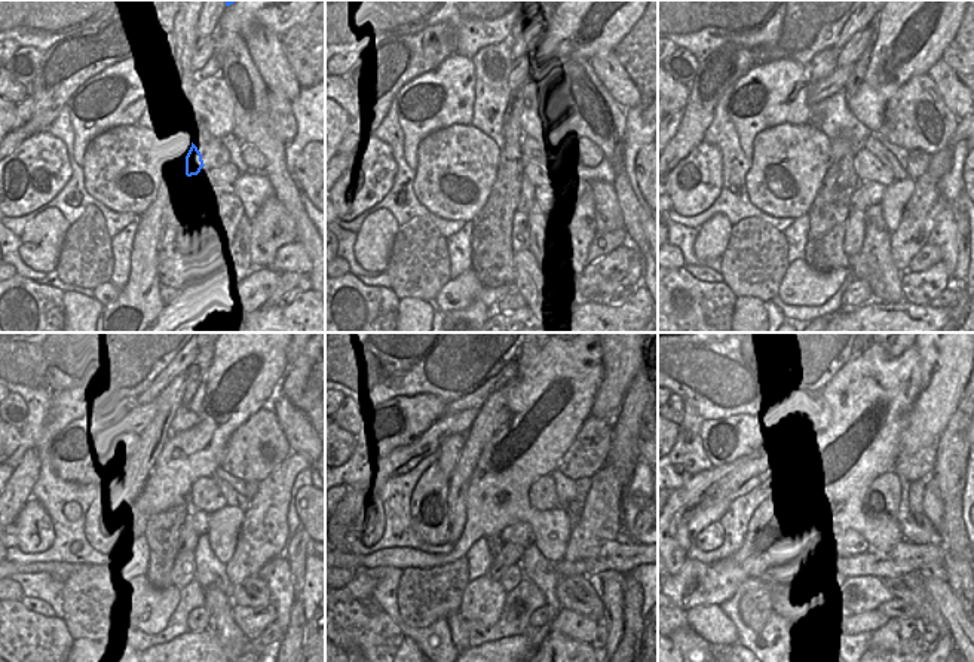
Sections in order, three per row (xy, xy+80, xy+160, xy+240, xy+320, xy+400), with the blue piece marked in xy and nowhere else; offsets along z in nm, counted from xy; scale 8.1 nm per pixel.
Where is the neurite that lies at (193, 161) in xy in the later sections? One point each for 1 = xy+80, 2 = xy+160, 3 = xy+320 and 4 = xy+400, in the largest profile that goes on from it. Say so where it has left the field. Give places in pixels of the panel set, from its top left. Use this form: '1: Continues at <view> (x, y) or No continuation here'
1: Continues at xy+80 (530, 169)
2: Continues at xy+160 (867, 166)
3: Continues at xy+320 (542, 495)
4: Continues at xy+400 (882, 499).

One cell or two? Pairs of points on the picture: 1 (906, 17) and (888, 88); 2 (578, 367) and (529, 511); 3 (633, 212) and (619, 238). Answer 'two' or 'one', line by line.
1: one
2: one
3: two

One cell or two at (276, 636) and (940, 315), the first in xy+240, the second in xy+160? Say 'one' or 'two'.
two

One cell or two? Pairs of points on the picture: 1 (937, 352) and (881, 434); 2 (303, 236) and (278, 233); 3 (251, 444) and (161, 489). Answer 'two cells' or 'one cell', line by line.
1: two cells
2: two cells
3: two cells

